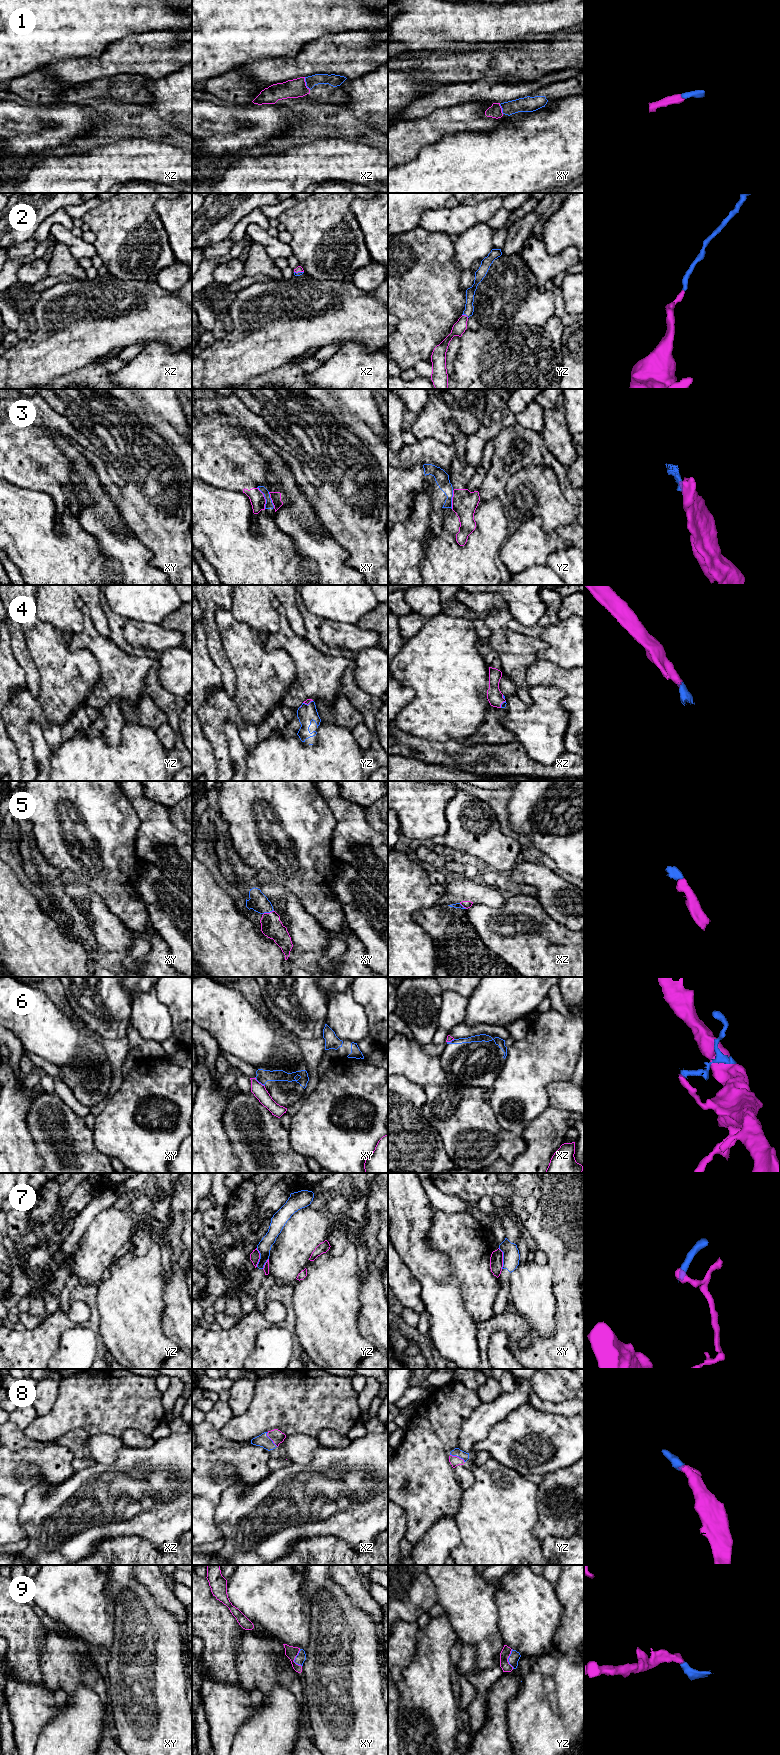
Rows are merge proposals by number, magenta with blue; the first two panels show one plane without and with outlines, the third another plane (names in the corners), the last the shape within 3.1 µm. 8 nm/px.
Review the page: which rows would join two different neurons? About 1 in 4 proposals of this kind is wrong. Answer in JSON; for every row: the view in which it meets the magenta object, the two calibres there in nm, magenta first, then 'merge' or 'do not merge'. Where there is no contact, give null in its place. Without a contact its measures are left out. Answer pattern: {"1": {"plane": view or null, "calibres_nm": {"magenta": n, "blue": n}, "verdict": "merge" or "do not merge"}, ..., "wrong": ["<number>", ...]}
{"1": {"plane": "xz", "calibres_nm": {"magenta": 150, "blue": 100}, "verdict": "merge"}, "2": {"plane": "yz", "calibres_nm": {"magenta": 100, "blue": 80}, "verdict": "merge"}, "3": {"plane": "xy", "calibres_nm": {"magenta": 120, "blue": 60}, "verdict": "do not merge"}, "4": {"plane": "xz", "calibres_nm": {"magenta": 120, "blue": 50}, "verdict": "merge"}, "5": {"plane": "xy", "calibres_nm": {"magenta": 170, "blue": 150}, "verdict": "merge"}, "6": {"plane": "xy", "calibres_nm": {"magenta": 110, "blue": 100}, "verdict": "do not merge"}, "7": {"plane": "xy", "calibres_nm": {"magenta": 110, "blue": 140}, "verdict": "do not merge"}, "8": {"plane": "yz", "calibres_nm": {"magenta": 80, "blue": 70}, "verdict": "merge"}, "9": {"plane": "xy", "calibres_nm": {"magenta": 100, "blue": 80}, "verdict": "merge"}, "wrong": ["3", "6", "7"]}

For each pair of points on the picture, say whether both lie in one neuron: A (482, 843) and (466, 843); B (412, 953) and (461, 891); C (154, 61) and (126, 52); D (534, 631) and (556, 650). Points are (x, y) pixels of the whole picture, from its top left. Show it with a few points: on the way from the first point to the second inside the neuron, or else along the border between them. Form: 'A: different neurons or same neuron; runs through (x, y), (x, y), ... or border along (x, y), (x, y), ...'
A: same neuron; runs through (478, 843), (470, 843)
B: different neurons; border along (445, 885), (445, 895), (443, 897)
C: same neuron; runs through (147, 54), (133, 54)
D: same neuron; runs through (541, 632), (554, 643)

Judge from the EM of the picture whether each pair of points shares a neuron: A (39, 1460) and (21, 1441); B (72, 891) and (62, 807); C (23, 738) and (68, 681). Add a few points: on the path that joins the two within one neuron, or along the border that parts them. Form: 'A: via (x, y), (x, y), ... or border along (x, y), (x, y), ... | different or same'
A: border along (48, 1444), (27, 1444), (24, 1447), (10, 1449) | different
B: via (82, 872), (82, 853), (76, 840), (76, 828) | same
C: via (23, 723), (53, 696) | same

